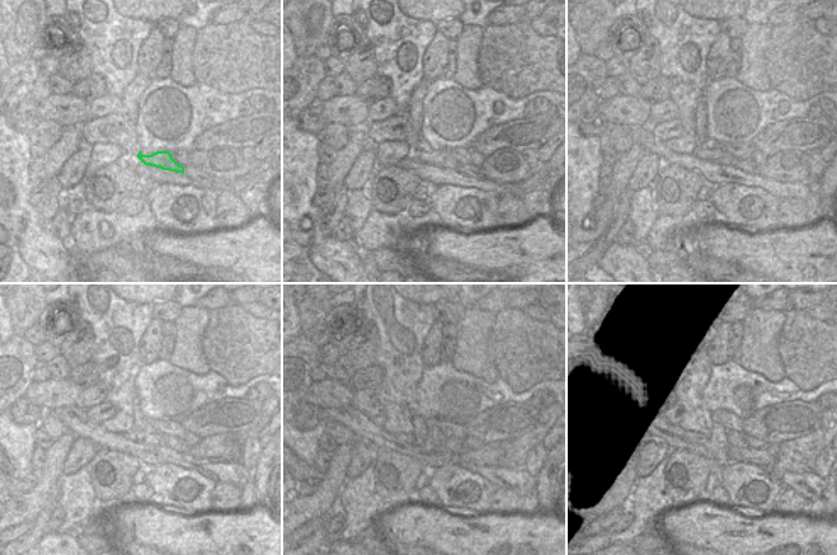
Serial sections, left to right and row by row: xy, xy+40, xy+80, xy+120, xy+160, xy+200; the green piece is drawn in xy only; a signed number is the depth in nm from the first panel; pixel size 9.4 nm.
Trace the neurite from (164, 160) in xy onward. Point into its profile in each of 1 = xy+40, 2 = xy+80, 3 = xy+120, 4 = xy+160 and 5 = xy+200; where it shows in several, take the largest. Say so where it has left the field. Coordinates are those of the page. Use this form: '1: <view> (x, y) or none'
1: xy+40 (440, 158)
2: xy+80 (706, 153)
3: xy+120 (132, 436)
4: xy+160 (403, 440)
5: xy+200 (687, 436)

